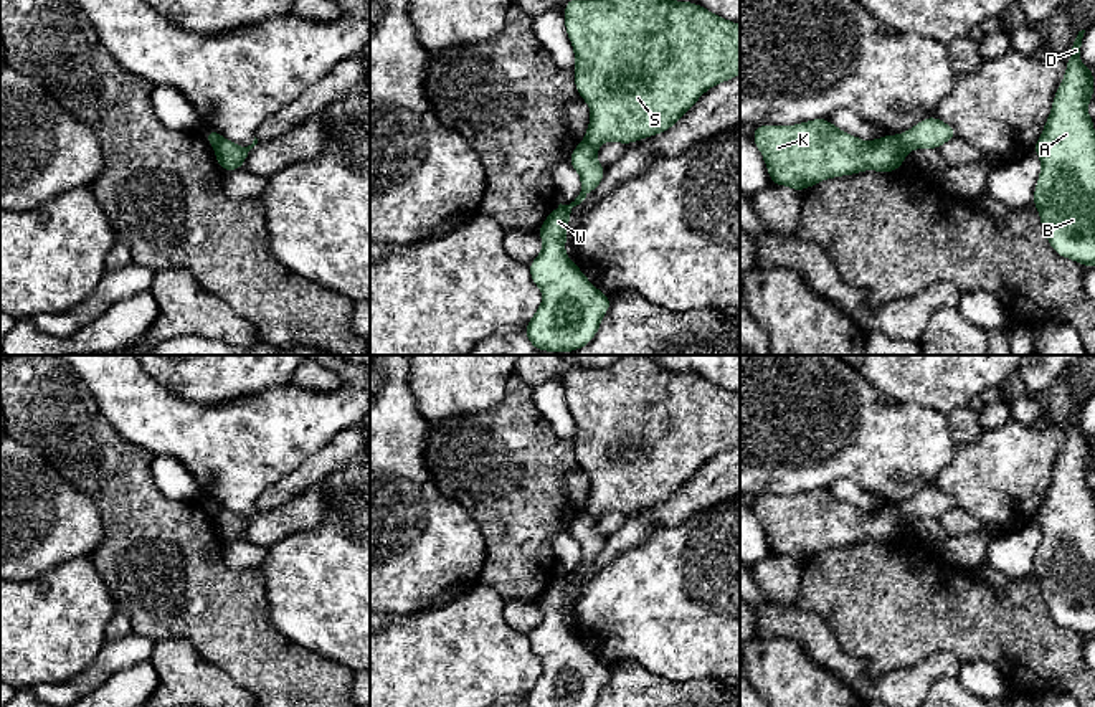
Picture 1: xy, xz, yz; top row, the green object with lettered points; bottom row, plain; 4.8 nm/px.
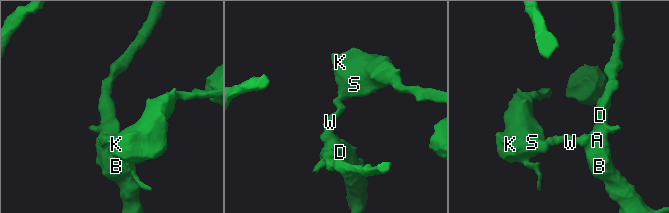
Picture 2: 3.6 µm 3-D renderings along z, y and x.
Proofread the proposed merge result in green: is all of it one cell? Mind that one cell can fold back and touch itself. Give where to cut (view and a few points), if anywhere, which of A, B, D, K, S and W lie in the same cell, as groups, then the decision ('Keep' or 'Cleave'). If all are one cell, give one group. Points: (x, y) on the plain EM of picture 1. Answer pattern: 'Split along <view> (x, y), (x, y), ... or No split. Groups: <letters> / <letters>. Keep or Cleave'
Split along yz (895, 506), (907, 519). Groups: A B D W / K S. Cleave

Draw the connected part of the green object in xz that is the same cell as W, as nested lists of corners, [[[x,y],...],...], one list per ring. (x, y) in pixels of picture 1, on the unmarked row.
[[[586,510],[575,517],[568,534],[581,547],[581,562],[570,575],[560,573],[537,601],[543,619],[529,633],[529,641],[543,671],[524,699],[527,707],[595,707],[611,676],[611,667],[598,661],[565,624],[571,578],[603,552],[606,539]]]

